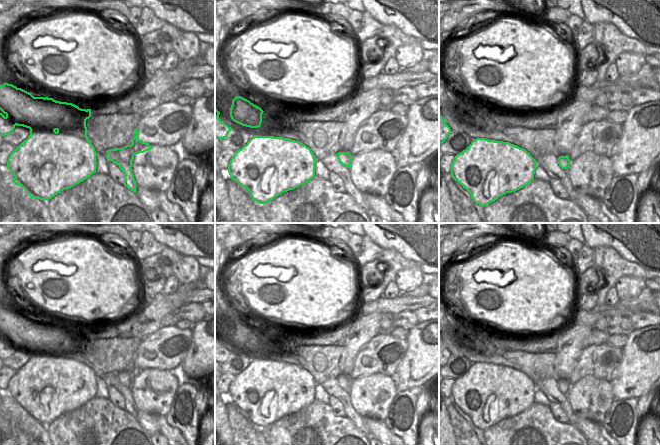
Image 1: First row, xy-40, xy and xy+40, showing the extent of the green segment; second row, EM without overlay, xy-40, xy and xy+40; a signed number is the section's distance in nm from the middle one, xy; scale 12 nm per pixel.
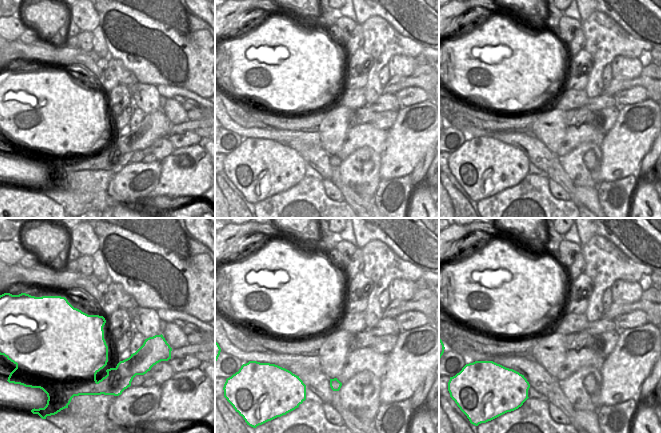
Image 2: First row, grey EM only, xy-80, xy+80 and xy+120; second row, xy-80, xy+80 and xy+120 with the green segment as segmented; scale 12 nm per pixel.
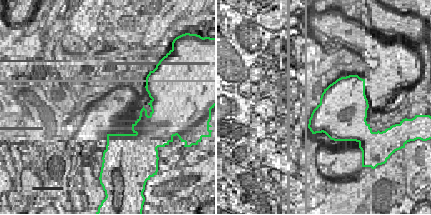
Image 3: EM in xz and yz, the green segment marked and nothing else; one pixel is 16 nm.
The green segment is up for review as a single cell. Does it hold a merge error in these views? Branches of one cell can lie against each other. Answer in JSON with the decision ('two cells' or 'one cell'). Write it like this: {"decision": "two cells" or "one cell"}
{"decision": "two cells"}

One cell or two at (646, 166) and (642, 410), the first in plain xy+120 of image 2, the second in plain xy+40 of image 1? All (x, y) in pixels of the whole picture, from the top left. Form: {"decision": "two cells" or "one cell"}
{"decision": "one cell"}

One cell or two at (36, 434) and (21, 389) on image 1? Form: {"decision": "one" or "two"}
{"decision": "one"}

